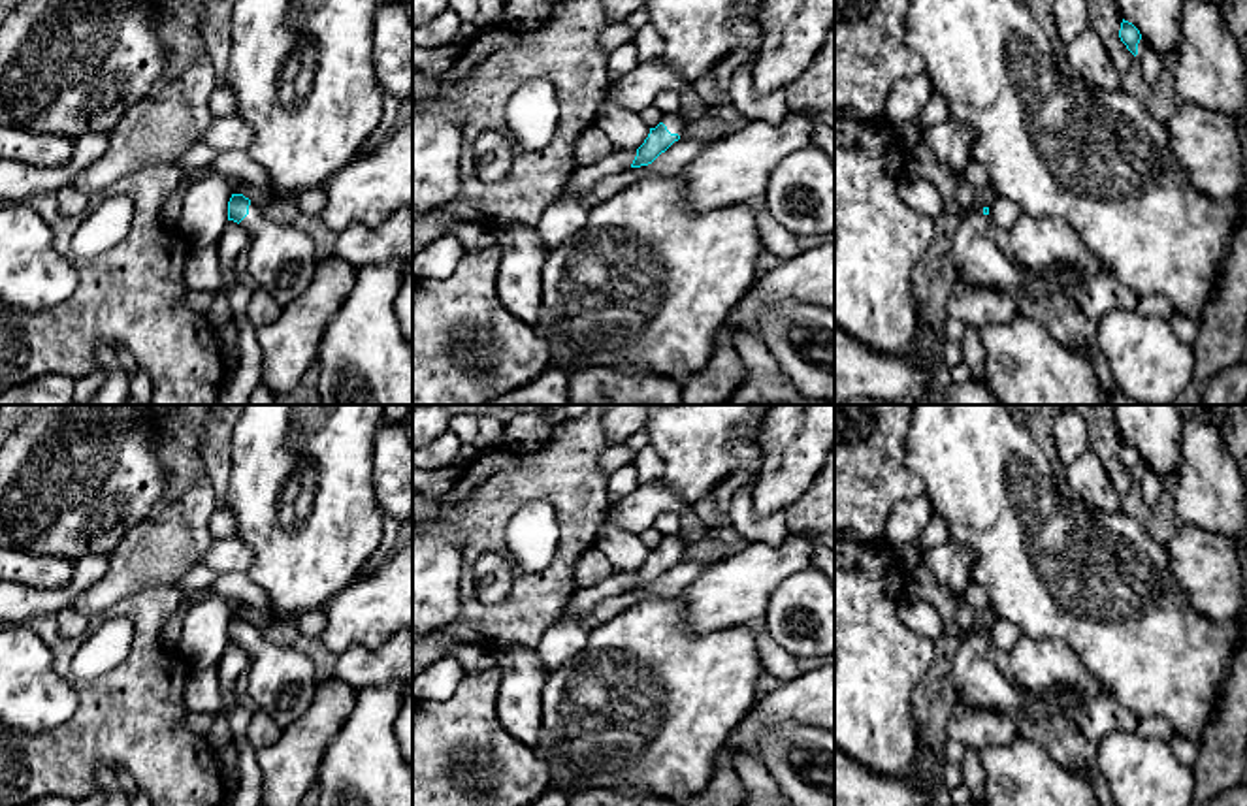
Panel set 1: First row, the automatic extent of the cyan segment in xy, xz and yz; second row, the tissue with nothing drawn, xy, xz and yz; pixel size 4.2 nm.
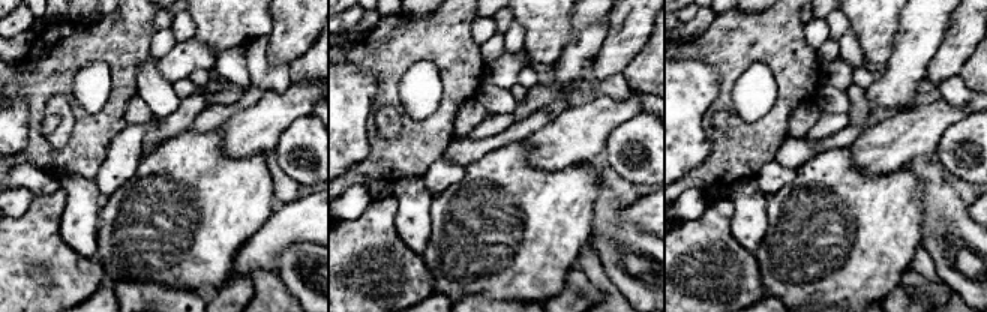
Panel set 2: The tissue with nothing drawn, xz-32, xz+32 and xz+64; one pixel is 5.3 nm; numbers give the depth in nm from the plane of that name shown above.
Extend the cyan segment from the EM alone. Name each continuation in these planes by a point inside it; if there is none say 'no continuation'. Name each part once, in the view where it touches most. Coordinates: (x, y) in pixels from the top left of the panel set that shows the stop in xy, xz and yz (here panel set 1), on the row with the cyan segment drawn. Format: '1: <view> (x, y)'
1: xy (281, 258)

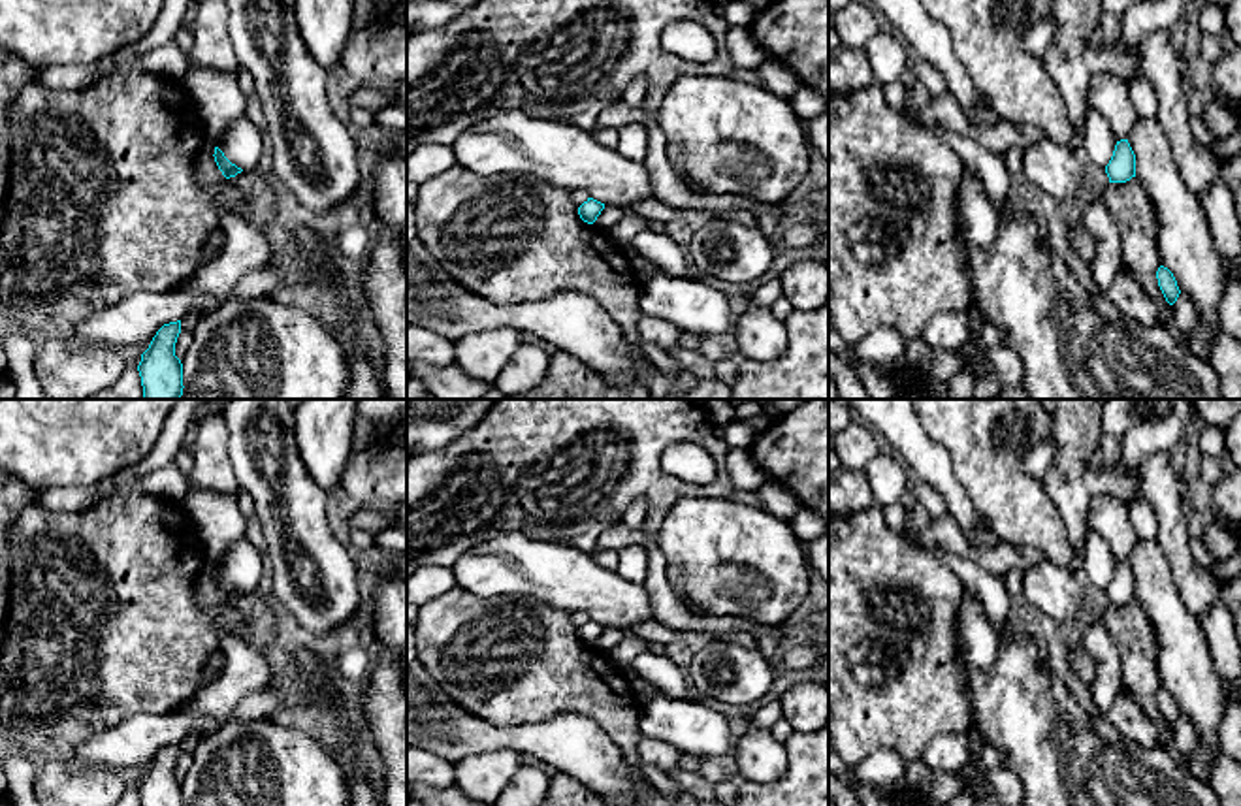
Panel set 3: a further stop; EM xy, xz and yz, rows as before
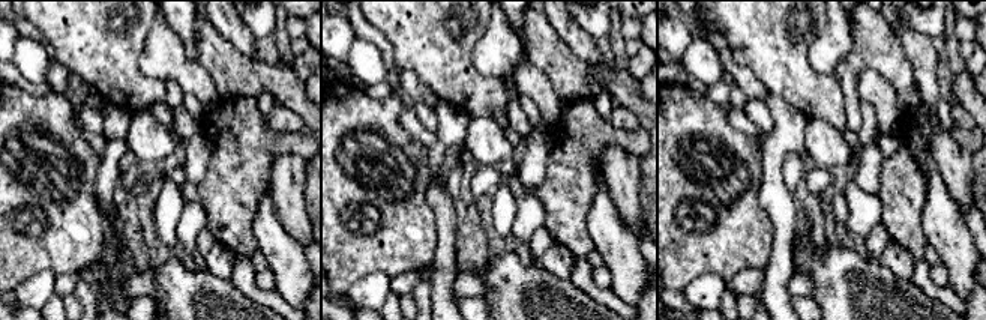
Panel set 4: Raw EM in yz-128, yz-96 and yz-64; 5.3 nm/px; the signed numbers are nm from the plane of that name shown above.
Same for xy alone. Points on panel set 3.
no continuation

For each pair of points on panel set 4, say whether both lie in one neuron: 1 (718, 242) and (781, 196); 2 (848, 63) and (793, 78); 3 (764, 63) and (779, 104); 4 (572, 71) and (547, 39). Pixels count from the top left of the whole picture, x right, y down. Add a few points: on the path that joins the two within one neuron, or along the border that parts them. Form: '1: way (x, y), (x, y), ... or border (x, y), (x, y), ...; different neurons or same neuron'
1: border (763, 173), (758, 202), (772, 223), (772, 244); different neurons
2: border (833, 74), (845, 95); different neurons
3: border (769, 90), (806, 116); different neurons
4: way (565, 63), (548, 47); same neuron

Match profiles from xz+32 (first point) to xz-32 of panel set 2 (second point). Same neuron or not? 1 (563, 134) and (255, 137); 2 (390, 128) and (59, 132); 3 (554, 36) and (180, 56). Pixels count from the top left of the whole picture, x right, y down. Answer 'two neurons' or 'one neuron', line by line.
1: one neuron
2: one neuron
3: two neurons

